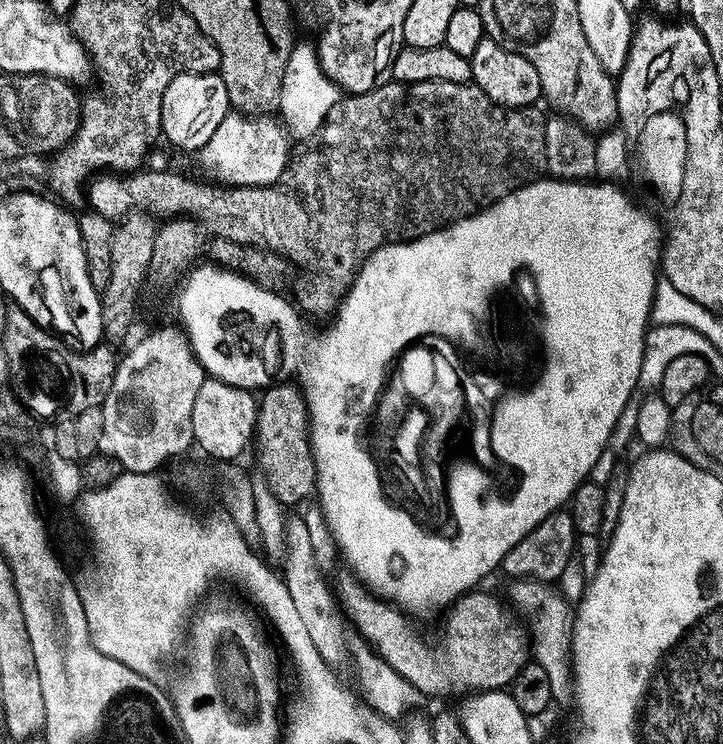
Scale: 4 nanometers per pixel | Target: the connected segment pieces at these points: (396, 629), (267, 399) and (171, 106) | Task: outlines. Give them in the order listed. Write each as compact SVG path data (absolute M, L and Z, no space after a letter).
M344 574L344 577L341 578L337 584L334 584L334 592L338 597L339 607L342 609L343 615L347 617L349 621L350 619L356 623L356 628L361 632L360 636L363 637L365 641L370 642L372 648L375 649L378 655L385 660L390 666L394 668L404 678L407 682L413 684L420 692L423 693L425 697L430 698L430 696L448 696L451 692L462 692L465 688L467 690L504 690L509 687L512 683L512 679L518 674L518 670L522 670L522 666L526 663L530 656L530 644L526 639L525 631L520 630L519 626L512 621L512 616L507 612L506 609L503 608L502 605L499 604L498 601L495 600L492 596L487 596L486 593L480 592L484 590L473 590L468 593L467 596L461 596L459 600L456 601L455 604L451 605L447 609L446 615L448 615L448 621L444 624L444 637L440 640L440 645L437 648L431 648L430 645L427 644L426 641L420 637L420 632L415 628L413 617L409 616L407 612L399 609L394 604L389 604L387 600L381 600L380 597L374 595L373 592L368 591L367 588L364 587L363 584L360 583L359 580L356 579L355 576L351 574Z
M273 383L259 393L256 405L256 431L254 449L256 448L256 464L260 467L258 476L265 480L270 494L280 500L284 506L289 504L303 505L316 490L316 463L312 453L312 437L308 431L308 407L304 394L295 383Z
M183 72L178 74L166 86L166 94L162 98L162 118L160 127L162 129L163 139L168 139L170 143L178 148L185 148L186 151L195 153L201 150L213 137L214 130L218 130L222 120L229 114L230 105L228 95L226 94L226 82L218 74L210 72Z

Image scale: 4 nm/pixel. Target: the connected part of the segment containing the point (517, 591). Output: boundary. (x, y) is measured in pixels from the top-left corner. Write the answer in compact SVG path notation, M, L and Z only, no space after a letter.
M539 580L513 581L510 598L524 614L530 616L530 642L533 661L542 666L549 675L551 696L555 703L569 703L572 696L572 621L573 615L568 602L553 587Z

